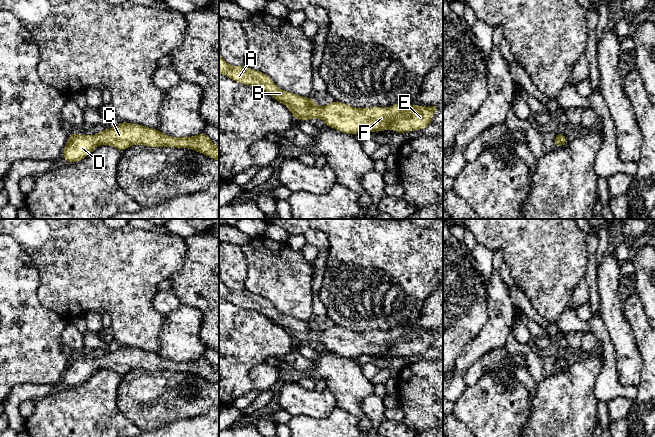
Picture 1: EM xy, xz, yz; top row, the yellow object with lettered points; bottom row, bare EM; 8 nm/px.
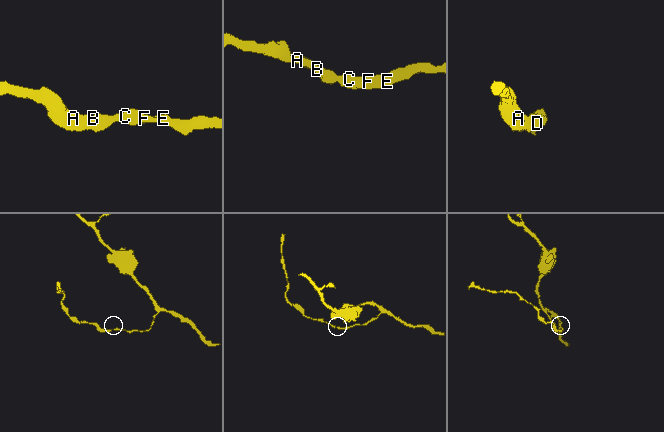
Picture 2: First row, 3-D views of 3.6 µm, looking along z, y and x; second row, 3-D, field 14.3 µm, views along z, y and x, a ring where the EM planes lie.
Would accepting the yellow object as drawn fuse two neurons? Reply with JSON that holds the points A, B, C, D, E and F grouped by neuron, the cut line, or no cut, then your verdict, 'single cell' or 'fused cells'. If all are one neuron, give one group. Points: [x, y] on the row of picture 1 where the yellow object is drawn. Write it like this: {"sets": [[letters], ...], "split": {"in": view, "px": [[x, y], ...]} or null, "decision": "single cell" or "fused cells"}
{"sets": [["A", "B", "C", "D", "E", "F"]], "split": null, "decision": "single cell"}

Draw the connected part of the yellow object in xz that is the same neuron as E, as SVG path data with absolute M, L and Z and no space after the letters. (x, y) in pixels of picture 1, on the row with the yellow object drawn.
M220 52L219 73L223 73L238 83L255 86L269 93L275 100L289 109L296 121L313 120L320 117L326 127L353 136L361 131L384 132L388 127L396 133L422 130L432 123L437 108L437 106L424 107L400 103L388 108L360 109L335 100L328 105L319 107L310 97L301 97L279 89L265 73L251 69L246 65L236 67L228 64Z

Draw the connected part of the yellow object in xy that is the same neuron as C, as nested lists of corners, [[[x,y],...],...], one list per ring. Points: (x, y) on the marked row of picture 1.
[[[122,121],[117,127],[101,130],[96,136],[70,133],[62,158],[75,163],[87,157],[99,145],[109,145],[121,152],[132,145],[189,148],[219,161],[219,147],[203,132],[191,137],[173,137],[158,129]]]

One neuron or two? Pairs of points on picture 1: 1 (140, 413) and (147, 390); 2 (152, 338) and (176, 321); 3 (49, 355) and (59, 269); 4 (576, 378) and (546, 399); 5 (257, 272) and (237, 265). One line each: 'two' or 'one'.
1: one
2: two
3: two
4: one
5: two

